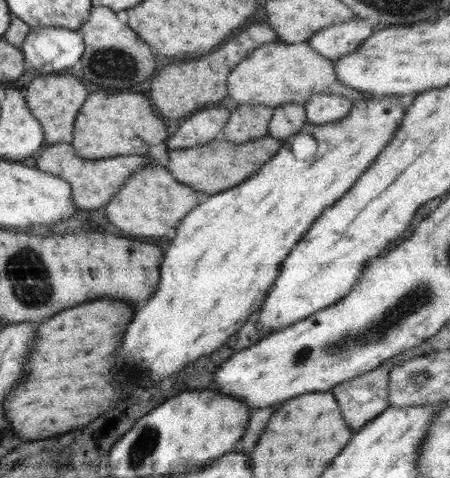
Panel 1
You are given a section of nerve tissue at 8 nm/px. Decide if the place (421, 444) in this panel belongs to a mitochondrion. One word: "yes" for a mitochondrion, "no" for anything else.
no

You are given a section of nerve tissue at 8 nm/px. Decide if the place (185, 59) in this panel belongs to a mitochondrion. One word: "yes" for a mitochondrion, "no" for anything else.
no

